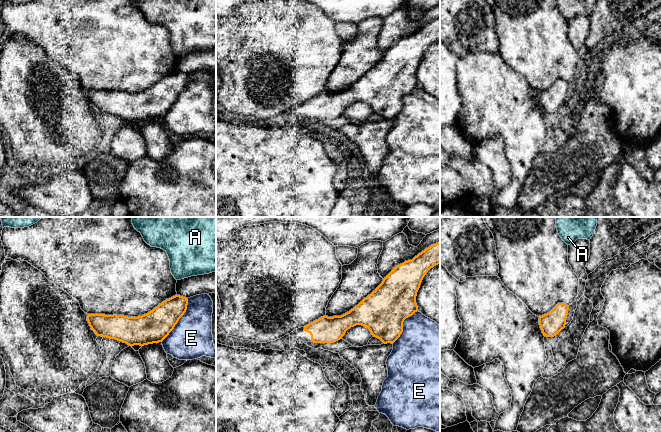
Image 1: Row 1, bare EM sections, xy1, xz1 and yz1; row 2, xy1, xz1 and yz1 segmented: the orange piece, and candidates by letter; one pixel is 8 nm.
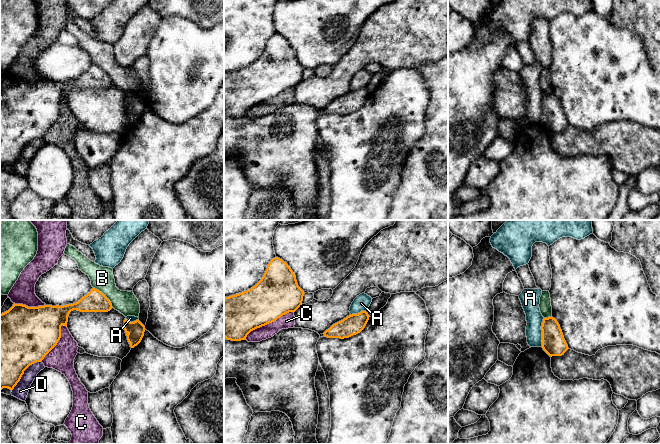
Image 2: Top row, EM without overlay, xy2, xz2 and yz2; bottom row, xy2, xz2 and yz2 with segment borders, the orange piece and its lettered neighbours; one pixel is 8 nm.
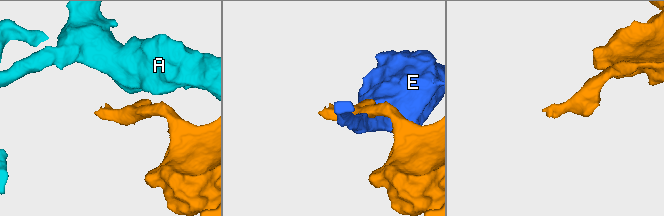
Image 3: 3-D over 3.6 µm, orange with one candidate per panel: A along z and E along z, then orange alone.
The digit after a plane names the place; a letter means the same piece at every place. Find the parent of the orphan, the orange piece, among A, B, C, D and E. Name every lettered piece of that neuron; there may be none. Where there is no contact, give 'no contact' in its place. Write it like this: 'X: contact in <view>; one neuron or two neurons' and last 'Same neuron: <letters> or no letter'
A: contact in yz2; two neurons
B: contact in xy2; two neurons
C: contact in xz2; two neurons
D: contact in xy2; two neurons
E: contact in xy1; two neurons
Same neuron: no letter

